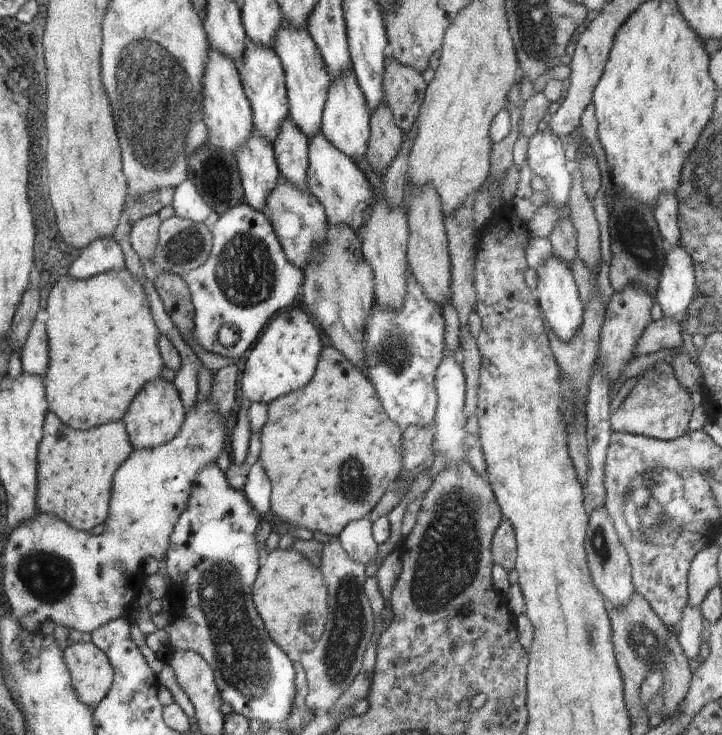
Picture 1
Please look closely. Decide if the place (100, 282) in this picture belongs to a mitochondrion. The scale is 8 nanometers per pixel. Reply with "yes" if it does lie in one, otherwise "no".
no

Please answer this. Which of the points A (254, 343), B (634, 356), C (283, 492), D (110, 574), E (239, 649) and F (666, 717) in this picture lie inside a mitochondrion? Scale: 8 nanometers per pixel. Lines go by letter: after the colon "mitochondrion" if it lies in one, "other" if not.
A: other
B: other
C: other
D: other
E: mitochondrion
F: other

